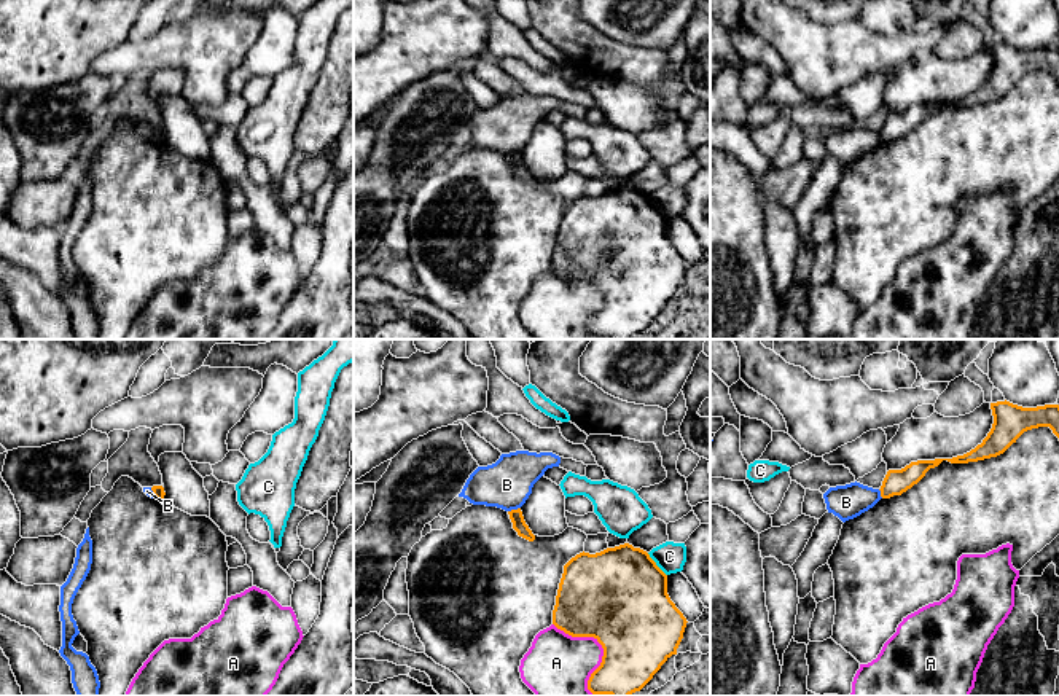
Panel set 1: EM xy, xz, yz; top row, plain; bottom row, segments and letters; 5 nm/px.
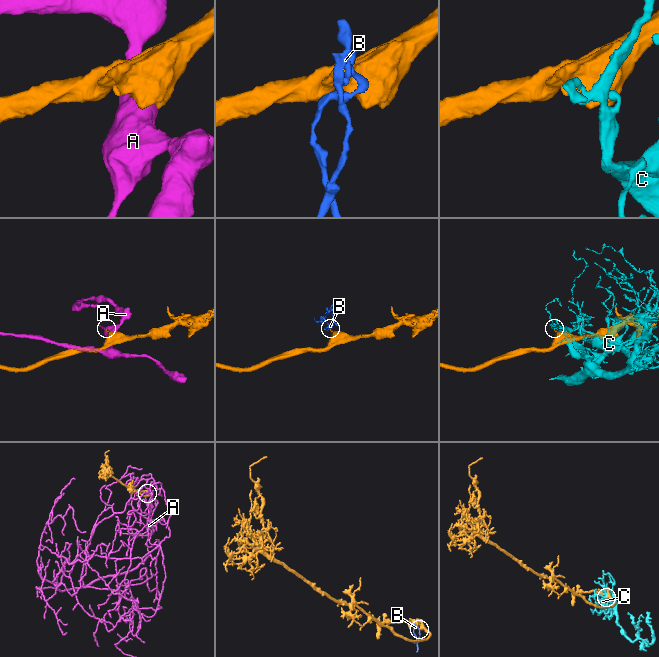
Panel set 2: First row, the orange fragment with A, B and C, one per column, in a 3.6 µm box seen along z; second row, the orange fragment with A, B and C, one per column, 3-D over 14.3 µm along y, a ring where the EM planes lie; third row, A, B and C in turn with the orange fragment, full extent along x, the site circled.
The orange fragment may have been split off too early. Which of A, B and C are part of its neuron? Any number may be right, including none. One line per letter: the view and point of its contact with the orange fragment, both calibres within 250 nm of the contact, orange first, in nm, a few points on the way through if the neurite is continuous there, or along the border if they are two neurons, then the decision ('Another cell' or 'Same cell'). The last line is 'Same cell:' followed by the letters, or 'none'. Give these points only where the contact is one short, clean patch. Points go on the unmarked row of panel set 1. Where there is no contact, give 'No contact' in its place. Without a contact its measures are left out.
A: Touches orange at xz (602, 290). Thickness 460 nm (orange) against 340 nm. Another cell
B: Touches orange at xz (513, 153). Thickness 70 nm (orange) against 240 nm. Boundary: xz (519, 150), (508, 155). Another cell
C: Touches orange at xz (655, 207). Thickness 480 nm (orange) against 150 nm. Another cell
Same cell: none

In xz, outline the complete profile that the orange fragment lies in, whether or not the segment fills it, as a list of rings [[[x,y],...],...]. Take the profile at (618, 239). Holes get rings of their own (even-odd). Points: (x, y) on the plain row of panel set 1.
[[[624,186],[596,197],[583,194],[564,209],[553,268],[572,280],[594,280],[602,288],[602,306],[588,323],[594,339],[640,334],[677,298],[686,266],[667,237],[667,218],[640,191]]]

